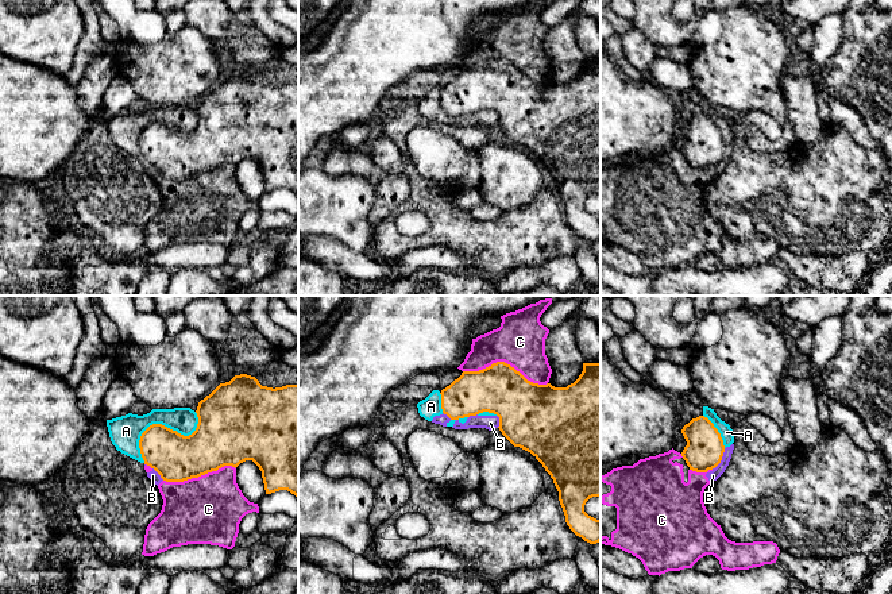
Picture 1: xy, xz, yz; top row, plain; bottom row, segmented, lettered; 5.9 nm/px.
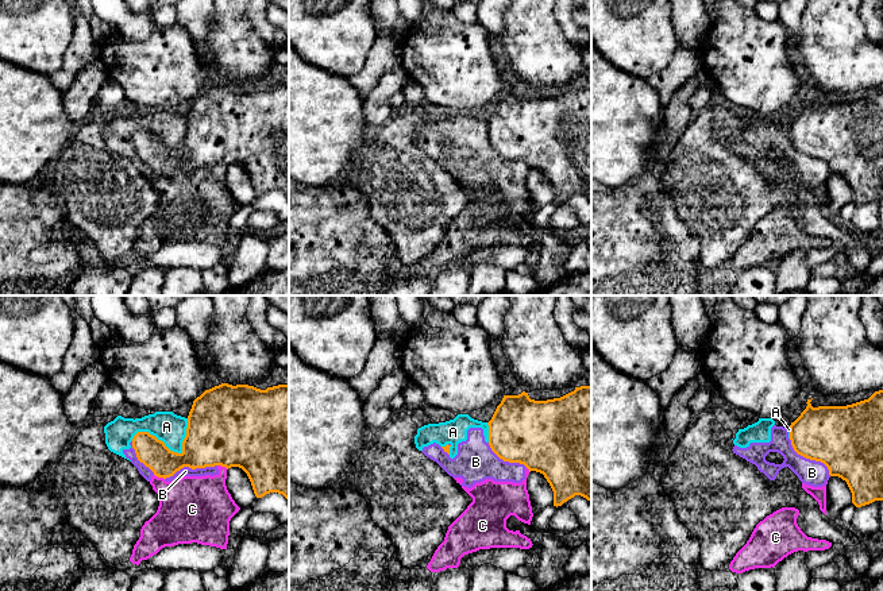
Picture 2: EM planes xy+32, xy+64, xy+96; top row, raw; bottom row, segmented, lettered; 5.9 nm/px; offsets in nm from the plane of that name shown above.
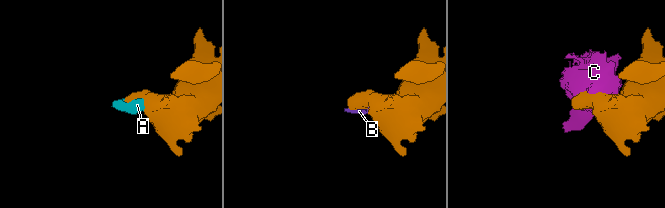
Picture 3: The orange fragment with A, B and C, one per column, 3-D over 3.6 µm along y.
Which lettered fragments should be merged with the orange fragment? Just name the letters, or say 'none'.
none

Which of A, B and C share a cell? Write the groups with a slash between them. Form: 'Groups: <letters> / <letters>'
Groups: A B C

